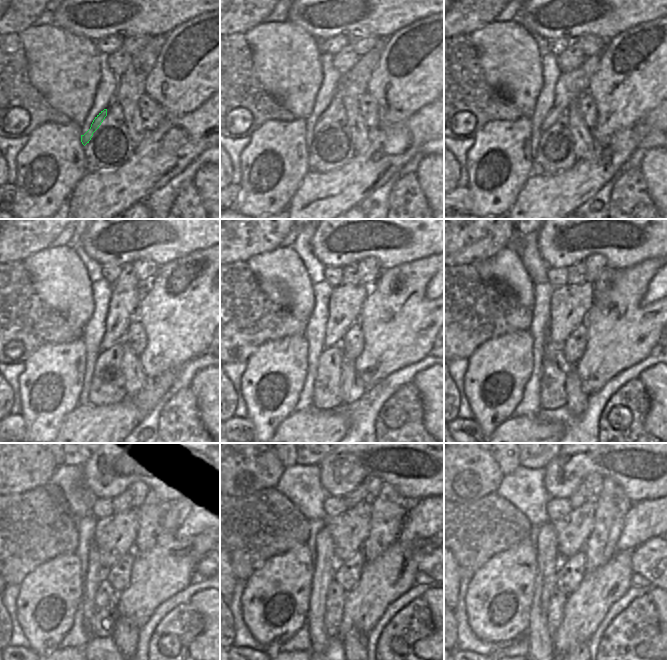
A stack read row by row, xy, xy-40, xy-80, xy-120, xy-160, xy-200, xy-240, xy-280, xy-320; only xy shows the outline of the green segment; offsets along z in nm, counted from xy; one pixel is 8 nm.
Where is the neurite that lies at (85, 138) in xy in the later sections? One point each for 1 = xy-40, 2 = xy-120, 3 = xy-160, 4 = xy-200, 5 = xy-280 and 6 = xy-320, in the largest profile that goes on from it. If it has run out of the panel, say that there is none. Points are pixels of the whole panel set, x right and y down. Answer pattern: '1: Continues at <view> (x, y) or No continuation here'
1: Continues at xy-40 (336, 103)
2: Continues at xy-120 (122, 310)
3: Continues at xy-160 (345, 303)
4: Continues at xy-200 (569, 304)
5: Continues at xy-280 (349, 530)
6: Continues at xy-320 (573, 530)

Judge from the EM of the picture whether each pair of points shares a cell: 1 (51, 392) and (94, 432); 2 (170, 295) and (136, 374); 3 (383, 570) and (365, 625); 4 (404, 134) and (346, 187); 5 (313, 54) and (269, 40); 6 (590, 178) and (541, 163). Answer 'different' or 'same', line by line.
1: different
2: different
3: same
4: same
5: same
6: different

